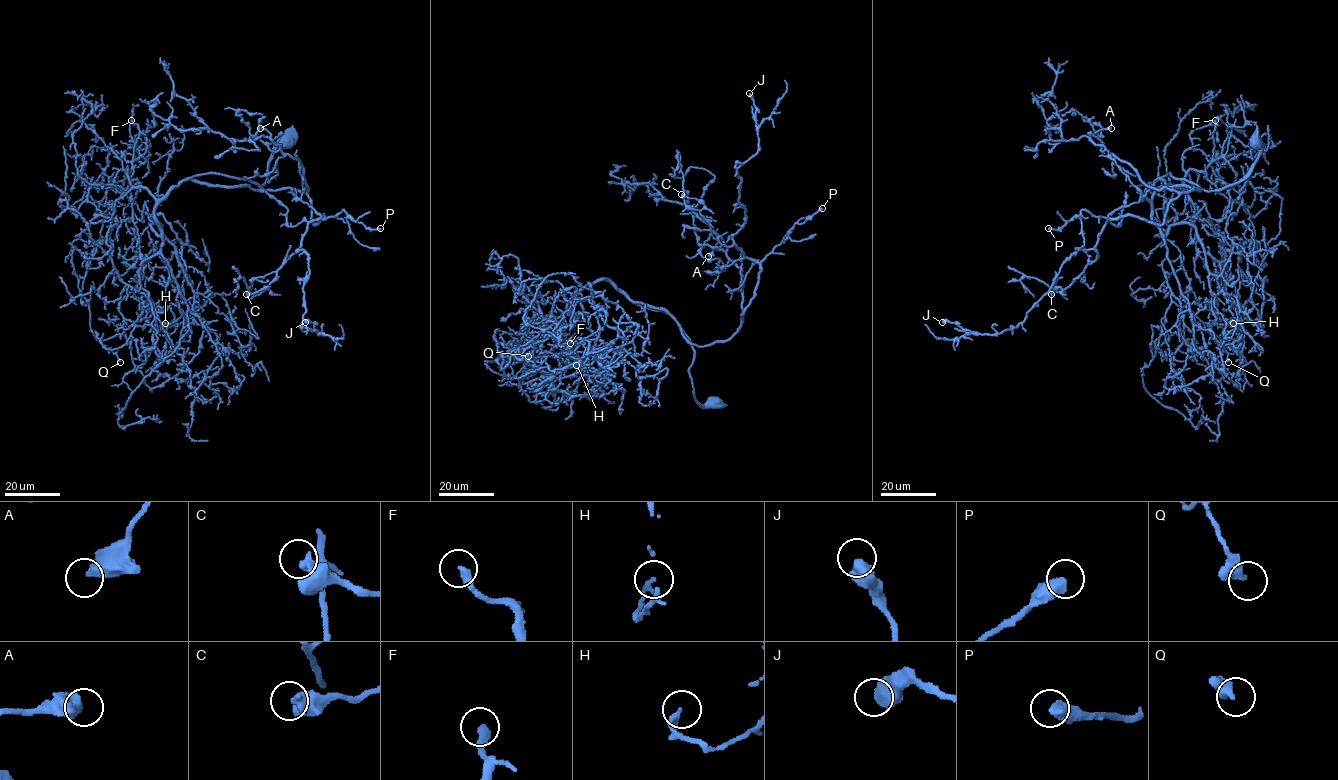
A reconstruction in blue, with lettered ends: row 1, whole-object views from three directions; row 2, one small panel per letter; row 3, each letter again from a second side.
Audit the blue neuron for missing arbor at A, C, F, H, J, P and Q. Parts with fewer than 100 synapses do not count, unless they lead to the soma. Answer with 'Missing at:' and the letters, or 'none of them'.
Missing at: F

